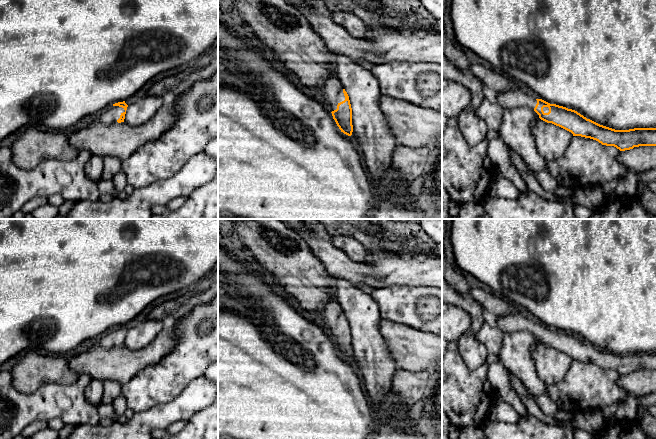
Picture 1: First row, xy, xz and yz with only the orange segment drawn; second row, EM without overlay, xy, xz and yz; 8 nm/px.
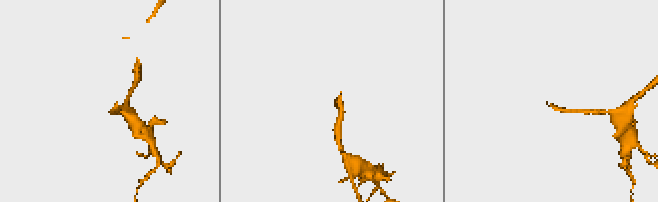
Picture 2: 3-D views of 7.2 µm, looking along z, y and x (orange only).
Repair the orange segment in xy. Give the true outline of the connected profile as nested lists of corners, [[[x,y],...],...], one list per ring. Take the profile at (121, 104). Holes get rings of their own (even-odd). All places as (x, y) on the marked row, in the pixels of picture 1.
[[[125,101],[115,103],[101,112],[99,120],[105,124],[124,122],[127,107]]]

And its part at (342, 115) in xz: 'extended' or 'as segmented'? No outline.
extended

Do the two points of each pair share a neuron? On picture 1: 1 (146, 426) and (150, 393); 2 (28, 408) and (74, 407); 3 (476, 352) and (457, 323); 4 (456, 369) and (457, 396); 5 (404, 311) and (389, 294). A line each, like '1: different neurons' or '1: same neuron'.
1: different neurons
2: same neuron
3: different neurons
4: same neuron
5: same neuron

